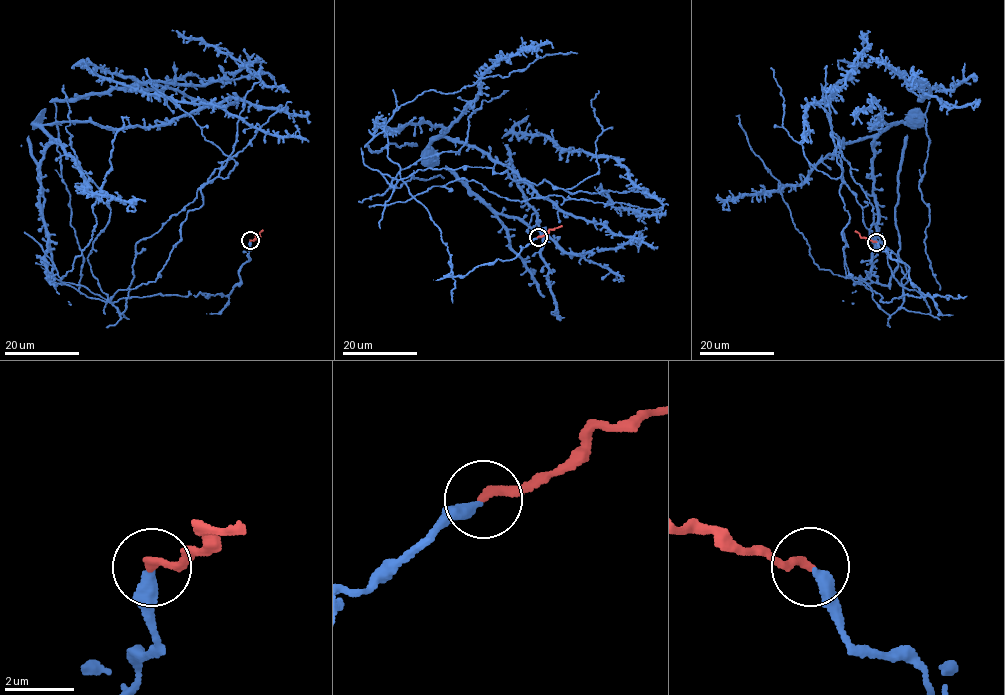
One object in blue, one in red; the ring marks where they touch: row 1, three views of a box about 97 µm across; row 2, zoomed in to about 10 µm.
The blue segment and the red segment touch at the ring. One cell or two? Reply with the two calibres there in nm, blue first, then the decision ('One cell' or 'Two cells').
Thickness 360 nm (blue) against 220 nm. One cell

